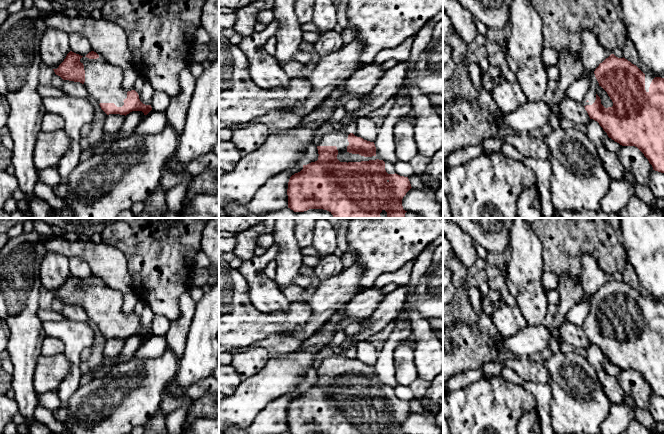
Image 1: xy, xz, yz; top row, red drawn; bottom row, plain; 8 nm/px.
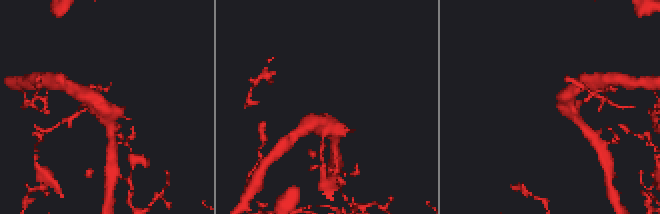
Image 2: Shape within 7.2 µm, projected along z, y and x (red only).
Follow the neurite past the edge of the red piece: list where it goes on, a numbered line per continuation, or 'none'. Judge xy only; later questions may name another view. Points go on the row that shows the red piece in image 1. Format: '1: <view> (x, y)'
1: xy (103, 80)

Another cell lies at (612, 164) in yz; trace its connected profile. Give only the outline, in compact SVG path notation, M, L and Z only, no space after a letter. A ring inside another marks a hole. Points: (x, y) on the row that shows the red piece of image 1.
M590 119L586 127L586 136L595 143L604 168L612 179L622 179L624 175L624 166L615 152L609 151L604 145L603 140L608 137L607 133L593 119Z

